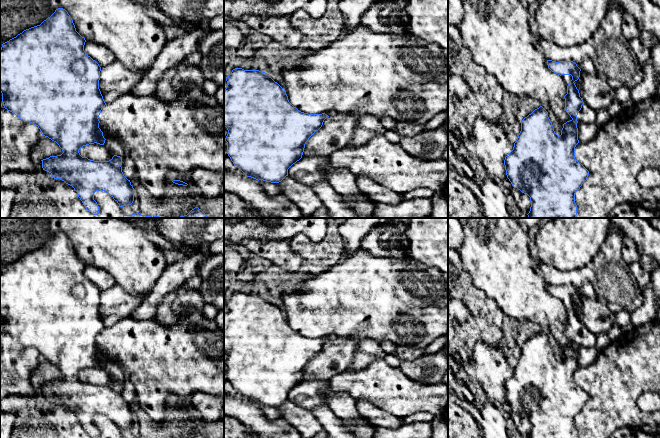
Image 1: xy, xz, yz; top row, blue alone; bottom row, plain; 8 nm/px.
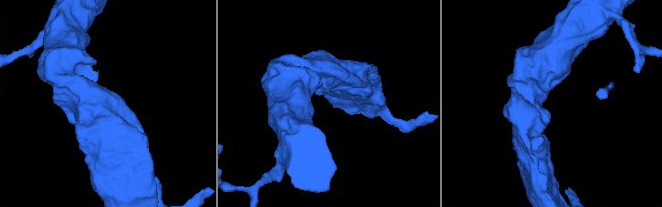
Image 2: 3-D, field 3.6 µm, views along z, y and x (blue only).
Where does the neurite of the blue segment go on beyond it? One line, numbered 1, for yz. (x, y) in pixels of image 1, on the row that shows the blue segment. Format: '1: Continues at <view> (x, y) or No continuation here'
1: Continues at yz (567, 78)

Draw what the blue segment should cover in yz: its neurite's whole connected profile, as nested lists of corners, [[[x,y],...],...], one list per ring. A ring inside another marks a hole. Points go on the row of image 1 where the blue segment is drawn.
[[[547,60],[548,68],[560,75],[566,85],[565,110],[572,118],[563,124],[558,136],[548,117],[548,112],[540,106],[521,121],[521,131],[513,150],[505,157],[506,175],[514,188],[530,197],[531,207],[528,218],[575,218],[577,205],[575,193],[587,180],[589,171],[575,159],[575,147],[579,143],[577,115],[584,104],[575,85],[581,69],[573,61],[555,62]]]

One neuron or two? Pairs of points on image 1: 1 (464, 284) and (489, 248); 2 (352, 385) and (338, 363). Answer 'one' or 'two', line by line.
1: two
2: two

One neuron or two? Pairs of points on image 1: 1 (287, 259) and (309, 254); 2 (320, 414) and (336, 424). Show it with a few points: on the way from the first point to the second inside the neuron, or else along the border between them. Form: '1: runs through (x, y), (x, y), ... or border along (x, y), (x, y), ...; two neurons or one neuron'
1: border along (289, 241), (290, 248), (304, 259); two neurons
2: runs through (324, 415), (332, 423); one neuron

